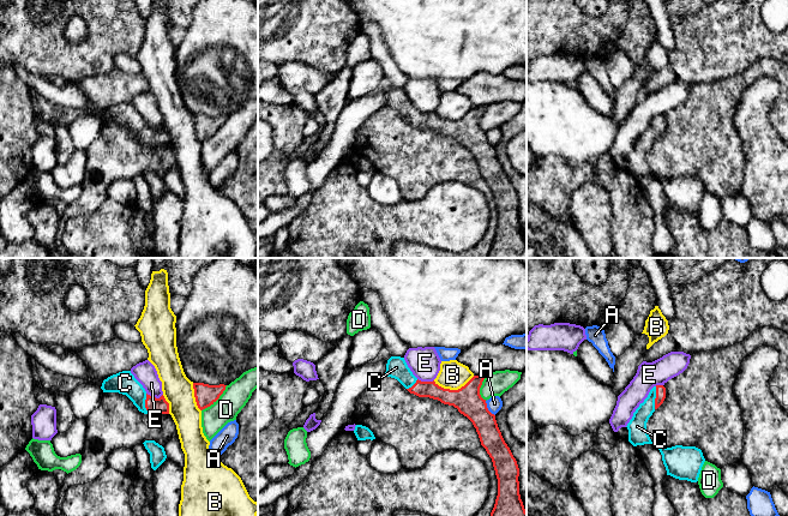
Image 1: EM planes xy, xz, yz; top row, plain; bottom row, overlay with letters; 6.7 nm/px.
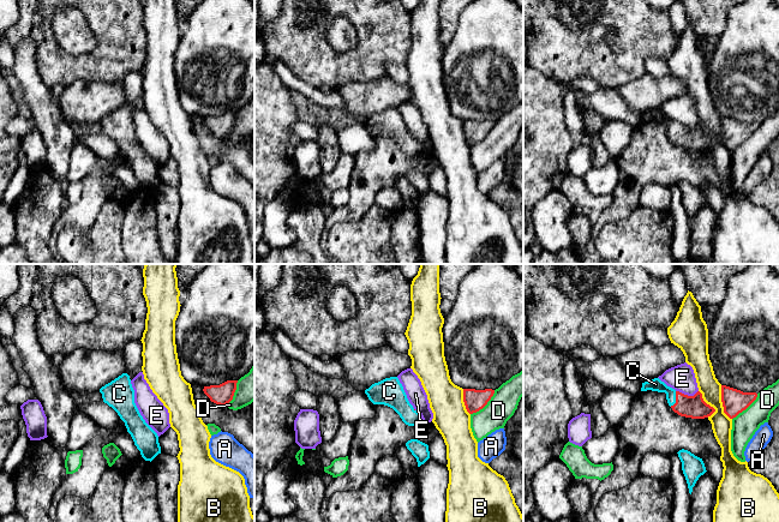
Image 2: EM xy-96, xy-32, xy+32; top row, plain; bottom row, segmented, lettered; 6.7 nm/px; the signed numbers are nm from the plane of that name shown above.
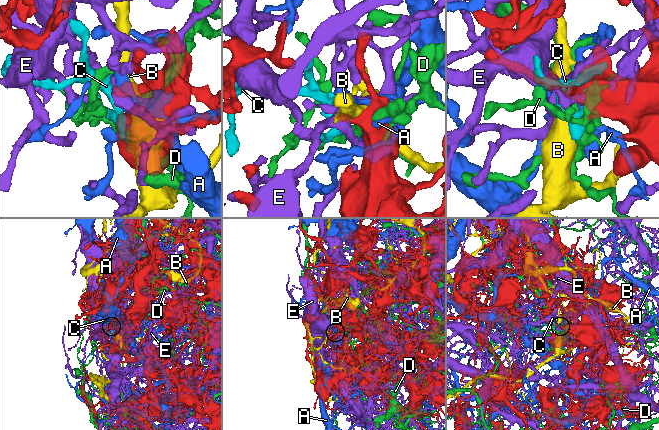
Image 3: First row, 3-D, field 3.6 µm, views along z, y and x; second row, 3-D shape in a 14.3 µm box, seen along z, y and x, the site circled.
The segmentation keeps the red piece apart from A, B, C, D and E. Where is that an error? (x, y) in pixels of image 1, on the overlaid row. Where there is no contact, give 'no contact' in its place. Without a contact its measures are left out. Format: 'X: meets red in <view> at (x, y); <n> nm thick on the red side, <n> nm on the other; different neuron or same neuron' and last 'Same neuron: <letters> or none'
A: meets red in xz at (487, 408); 180 nm thick on the red side, 100 nm on the other; different neuron
B: meets red in xz at (453, 390); 180 nm thick on the red side, 190 nm on the other; different neuron
C: meets red in xy at (145, 406); 110 nm thick on the red side, 150 nm on the other; same neuron
D: meets red in xy at (216, 400); 150 nm thick on the red side, 170 nm on the other; different neuron
E: meets red in xy at (155, 397); 110 nm thick on the red side, 150 nm on the other; different neuron
Same neuron: C

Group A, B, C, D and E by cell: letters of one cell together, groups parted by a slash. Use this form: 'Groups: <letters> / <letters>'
Groups: A / B / C / D / E

